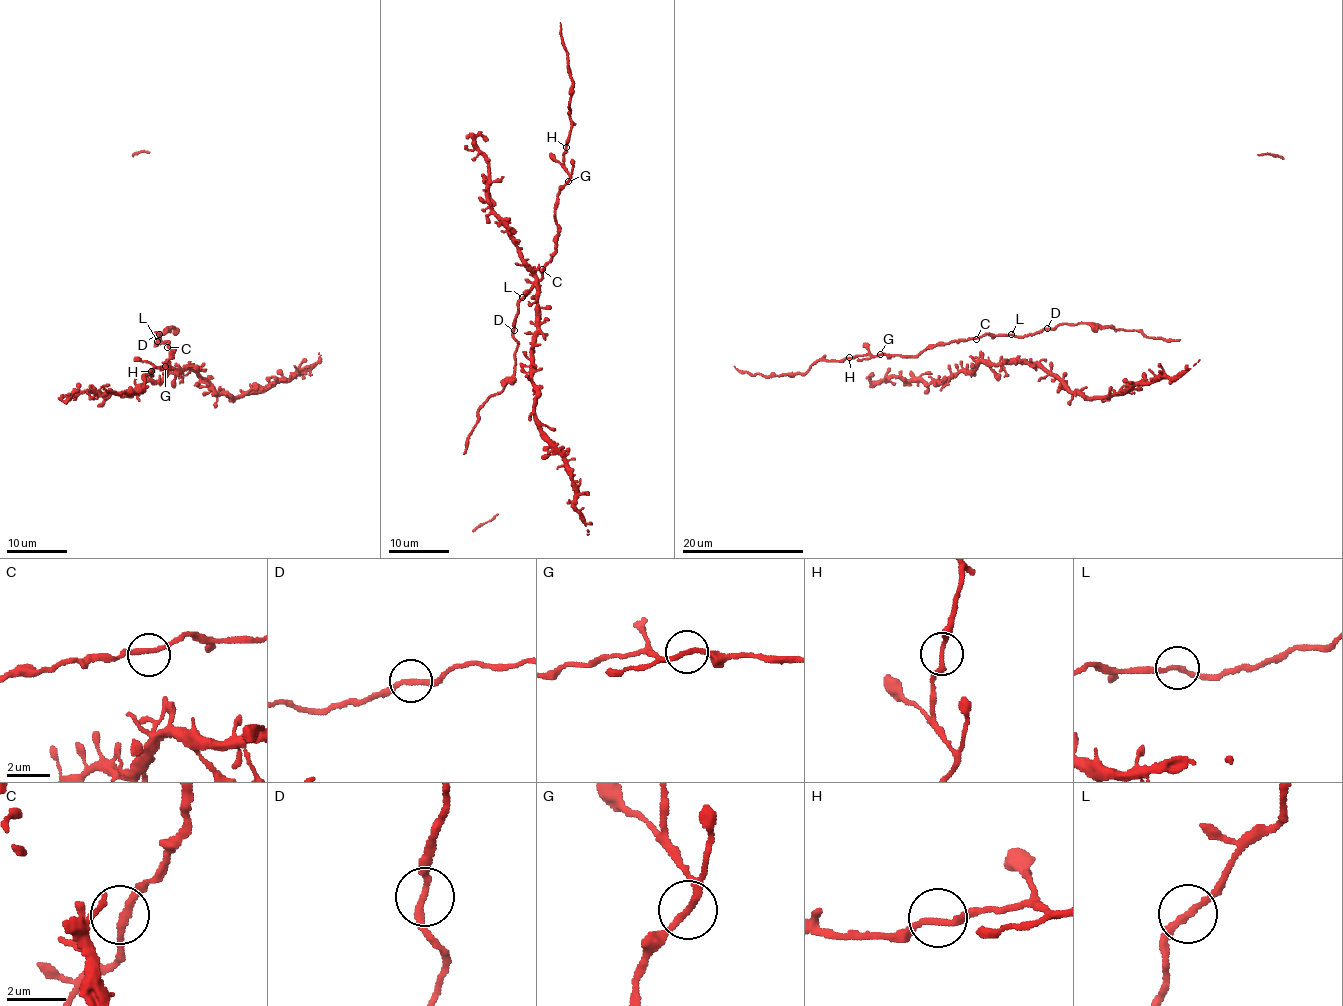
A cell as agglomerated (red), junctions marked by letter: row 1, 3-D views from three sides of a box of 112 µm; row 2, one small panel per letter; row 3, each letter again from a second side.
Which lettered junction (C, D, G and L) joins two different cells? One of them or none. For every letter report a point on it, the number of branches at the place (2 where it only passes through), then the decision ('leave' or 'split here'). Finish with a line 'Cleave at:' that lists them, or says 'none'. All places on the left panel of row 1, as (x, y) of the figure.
C: place (167, 347); branches 2; leave
D: place (159, 334); branches 2; leave
G: place (165, 366); branches 2; leave
L: place (157, 341); branches 2; leave
Cleave at: none

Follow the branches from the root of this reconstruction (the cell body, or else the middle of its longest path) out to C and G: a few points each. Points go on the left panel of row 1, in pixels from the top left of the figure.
C: (158, 339), (155, 343), (167, 341), (167, 347)
G: (158, 339), (155, 343), (167, 341), (167, 346), (174, 351), (165, 367), (159, 367), (165, 366)

